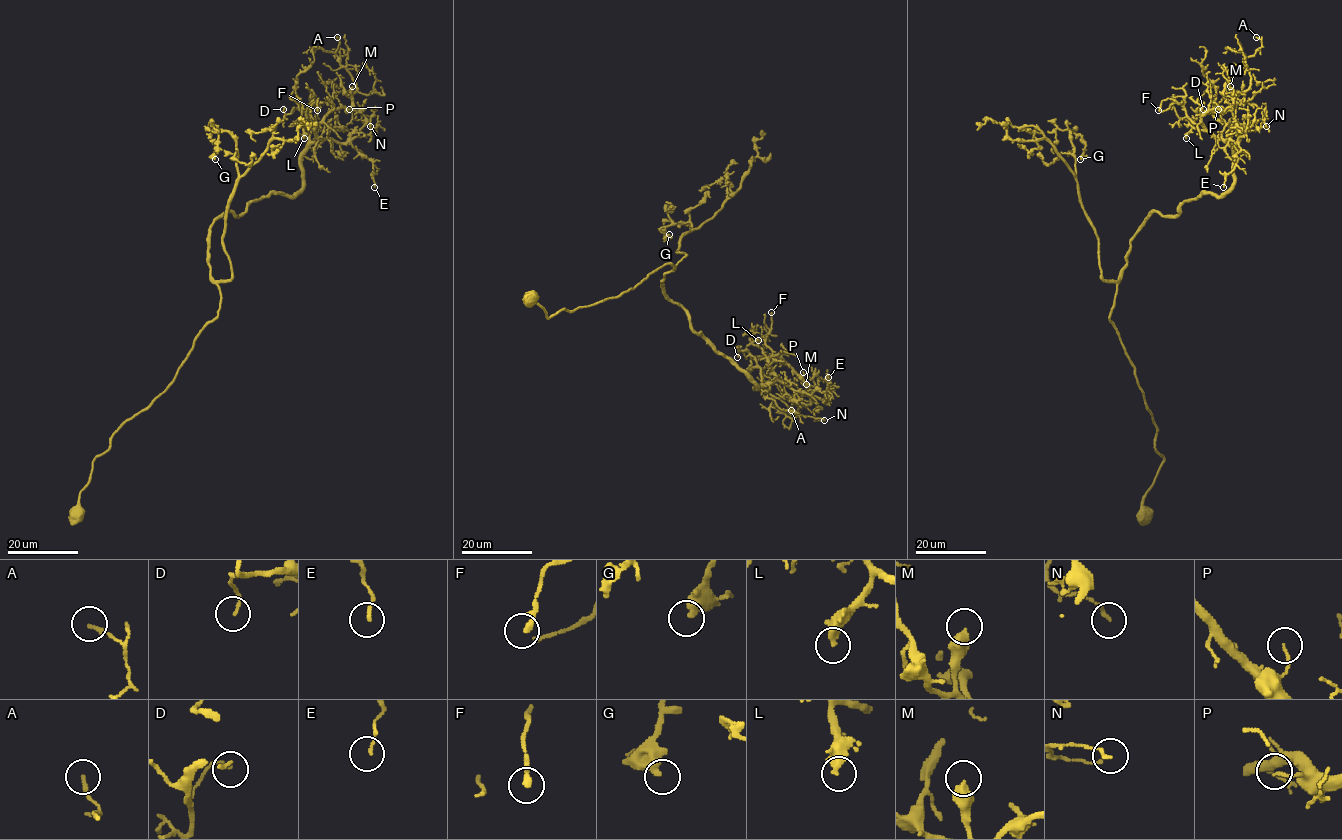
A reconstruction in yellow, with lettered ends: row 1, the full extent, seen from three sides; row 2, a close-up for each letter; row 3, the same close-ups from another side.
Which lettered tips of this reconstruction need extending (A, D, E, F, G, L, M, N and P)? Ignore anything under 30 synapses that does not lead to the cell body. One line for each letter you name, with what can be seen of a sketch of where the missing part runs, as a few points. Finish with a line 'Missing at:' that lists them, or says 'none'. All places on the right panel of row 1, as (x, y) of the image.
Missing at: none

